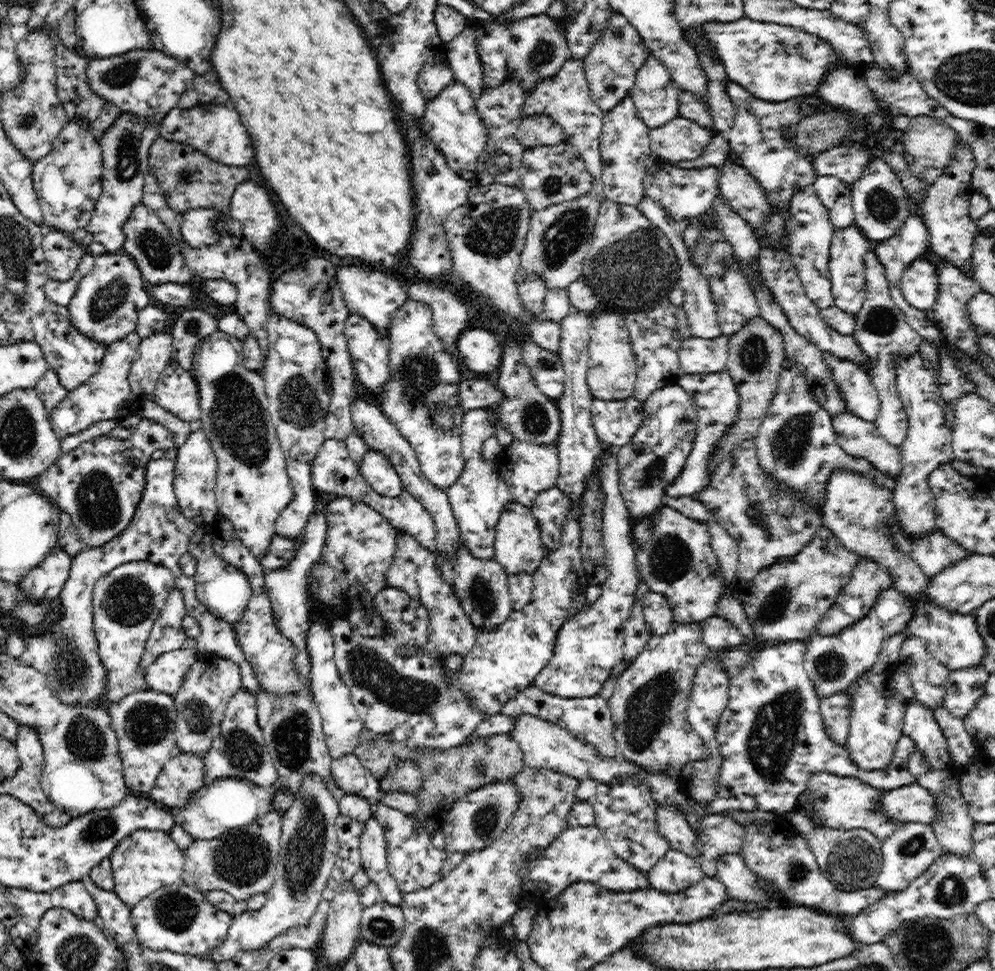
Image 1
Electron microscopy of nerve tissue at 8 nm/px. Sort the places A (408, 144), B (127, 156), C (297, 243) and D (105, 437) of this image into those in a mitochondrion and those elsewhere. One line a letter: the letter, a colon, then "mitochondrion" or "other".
A: other
B: mitochondrion
C: other
D: other

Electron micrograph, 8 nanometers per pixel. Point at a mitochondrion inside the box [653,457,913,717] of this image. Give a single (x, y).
(769, 607)

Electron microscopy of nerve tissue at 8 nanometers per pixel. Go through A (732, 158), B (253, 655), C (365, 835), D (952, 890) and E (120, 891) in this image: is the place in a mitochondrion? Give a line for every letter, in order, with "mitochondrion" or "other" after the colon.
A: other
B: other
C: other
D: mitochondrion
E: other

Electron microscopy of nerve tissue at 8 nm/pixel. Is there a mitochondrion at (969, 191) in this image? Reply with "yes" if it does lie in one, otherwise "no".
no

